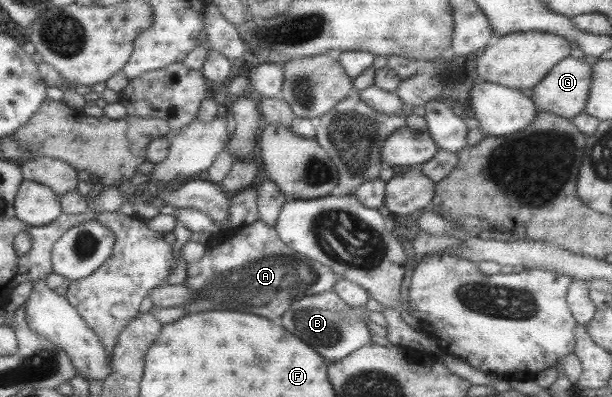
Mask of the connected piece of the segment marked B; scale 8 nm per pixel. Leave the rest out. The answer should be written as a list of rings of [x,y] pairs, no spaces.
[[[330,290],[310,295],[291,302],[286,312],[282,314],[282,326],[300,338],[304,344],[312,346],[326,362],[336,362],[350,352],[358,350],[364,344],[370,344],[370,331],[366,315],[362,310],[351,309]]]

